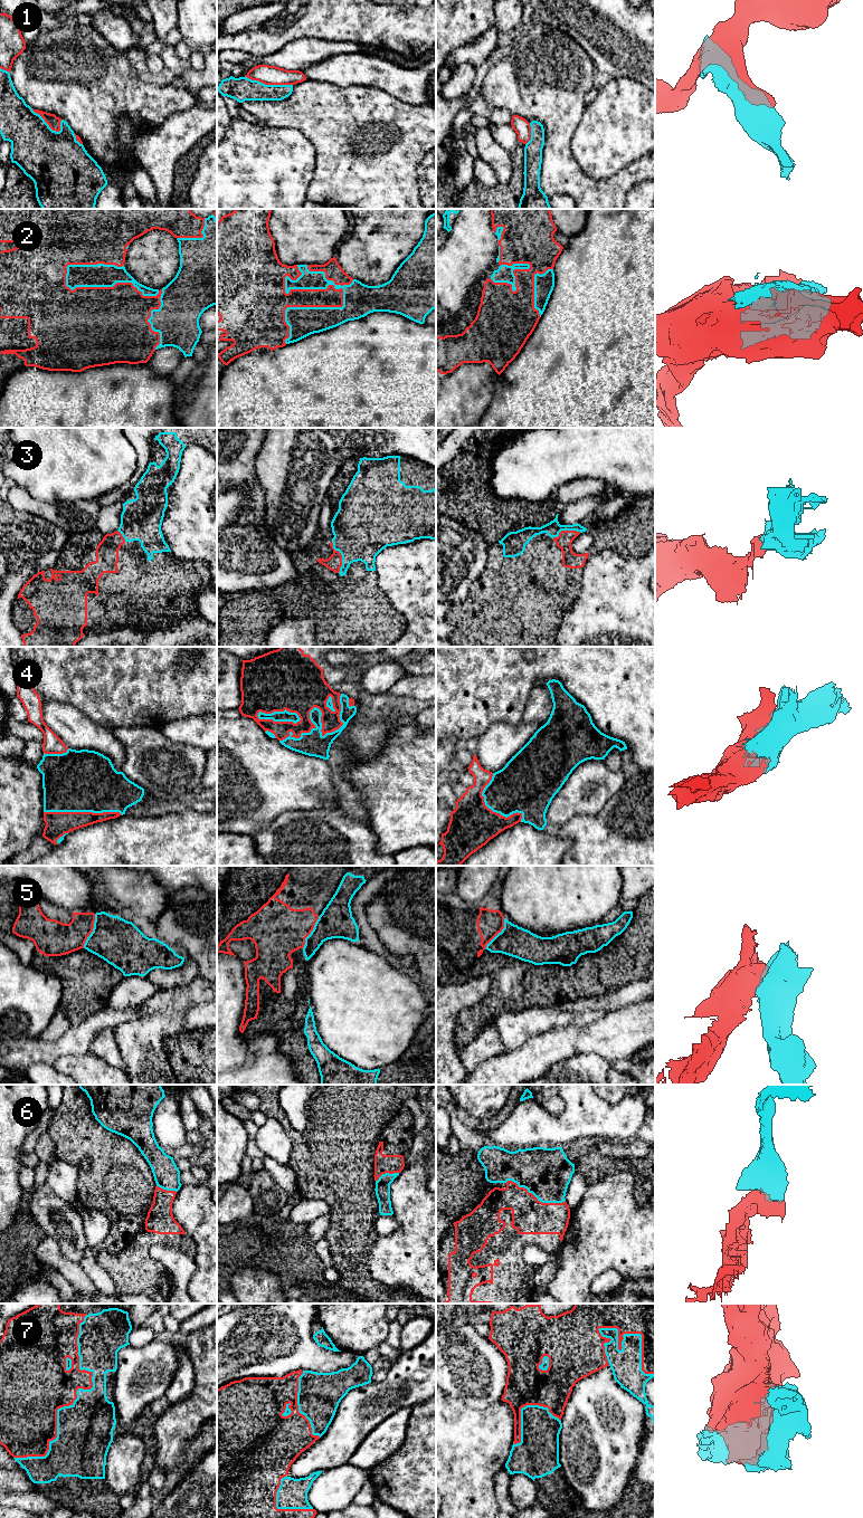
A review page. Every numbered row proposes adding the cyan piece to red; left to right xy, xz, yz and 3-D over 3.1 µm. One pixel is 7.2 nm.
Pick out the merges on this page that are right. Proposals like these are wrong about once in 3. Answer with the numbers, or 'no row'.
2, 3, 4, 6, 7

